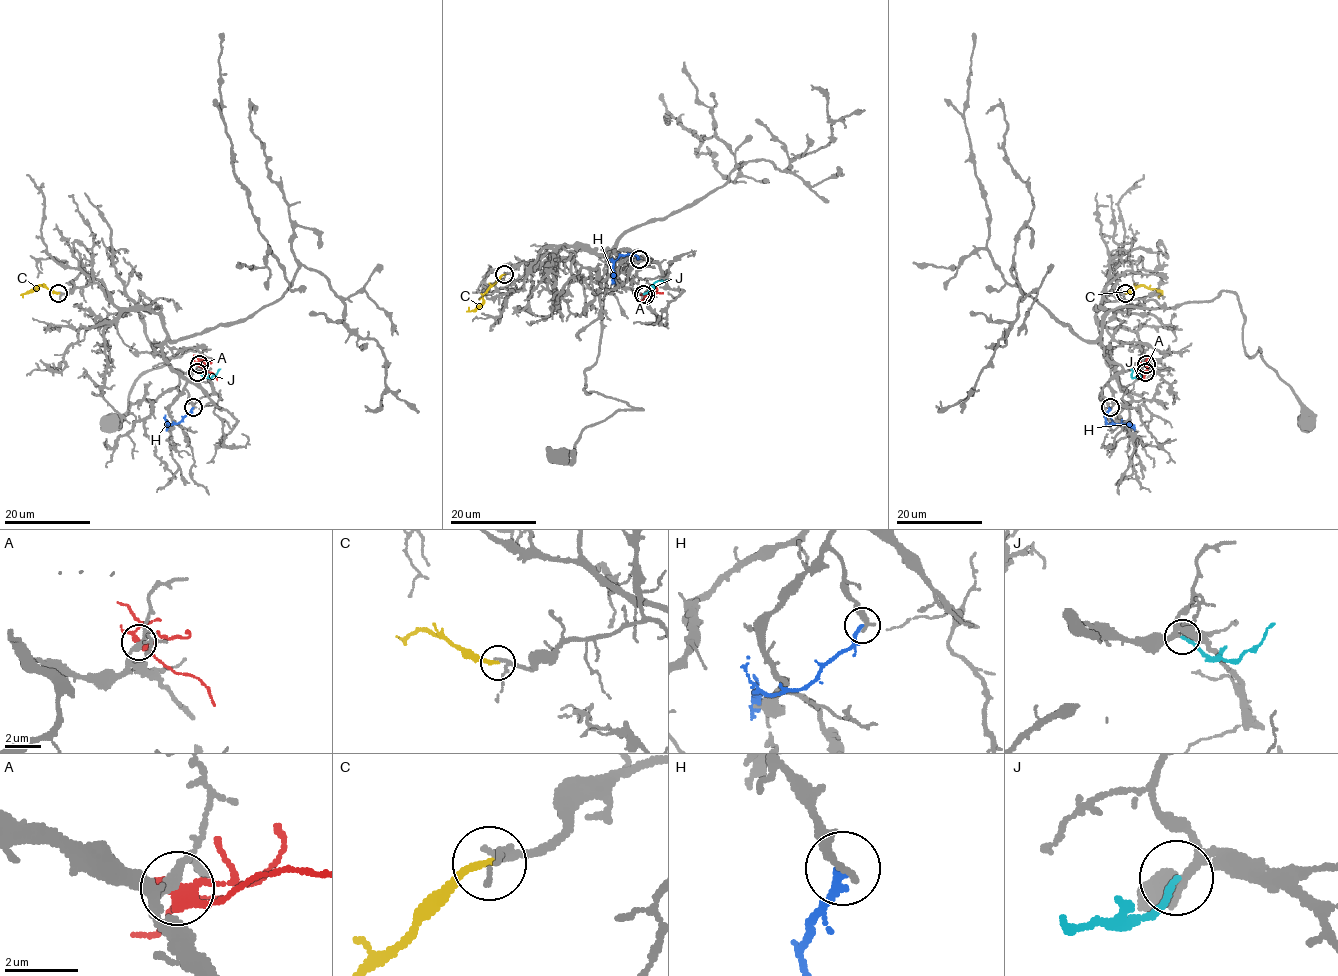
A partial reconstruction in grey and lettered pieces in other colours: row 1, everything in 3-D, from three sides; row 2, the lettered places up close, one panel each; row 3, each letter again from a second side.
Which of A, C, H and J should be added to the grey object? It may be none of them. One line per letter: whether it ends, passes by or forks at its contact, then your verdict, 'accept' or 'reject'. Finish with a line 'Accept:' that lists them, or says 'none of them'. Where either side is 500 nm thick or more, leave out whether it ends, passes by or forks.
A: it forks | reject
C: it ends | accept
H: it ends | reject
J: it ends | accept
Accept: C, J

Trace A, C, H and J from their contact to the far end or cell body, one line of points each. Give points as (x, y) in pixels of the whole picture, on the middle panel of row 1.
A: (645, 294), (649, 297), (663, 292)
C: (504, 274), (488, 289), (480, 305), (470, 310), (469, 307)
H: (638, 259), (630, 254), (620, 256), (614, 263), (612, 284)
J: (644, 293), (656, 281), (666, 279)

